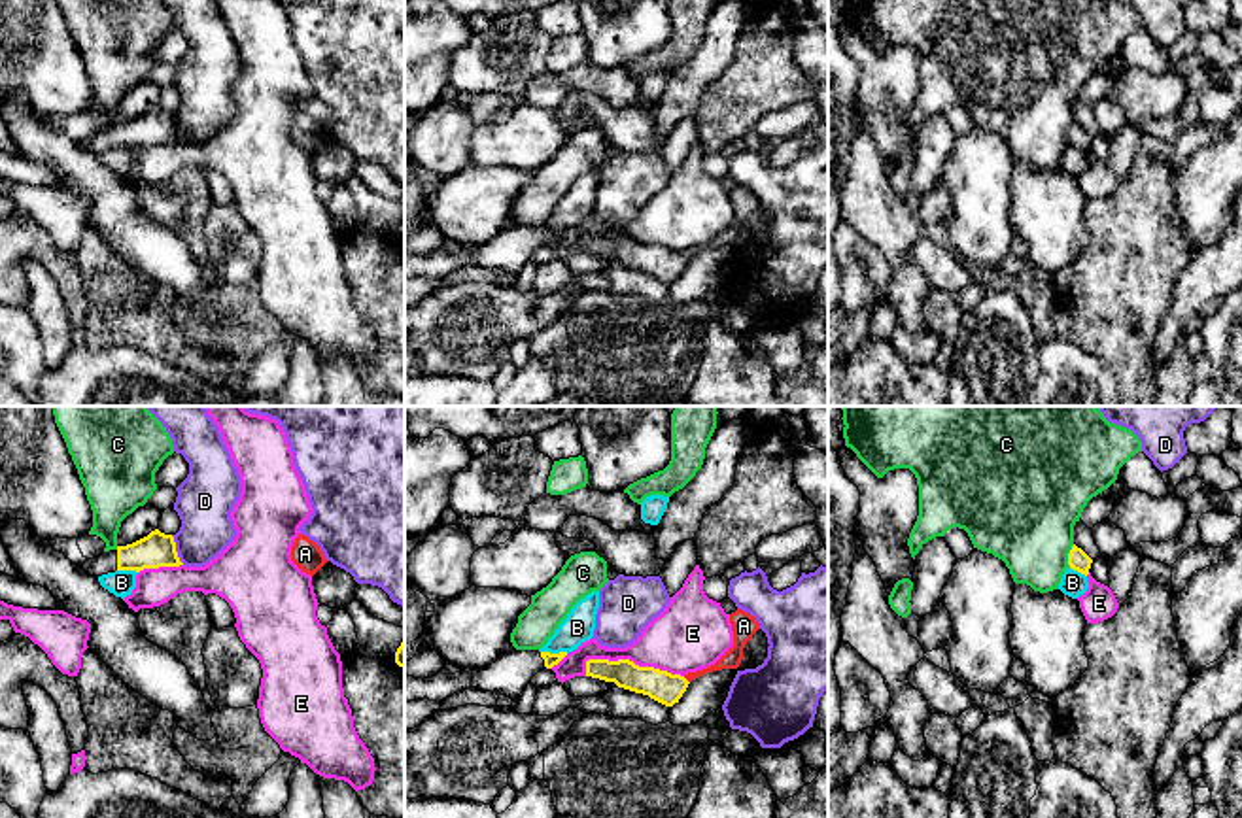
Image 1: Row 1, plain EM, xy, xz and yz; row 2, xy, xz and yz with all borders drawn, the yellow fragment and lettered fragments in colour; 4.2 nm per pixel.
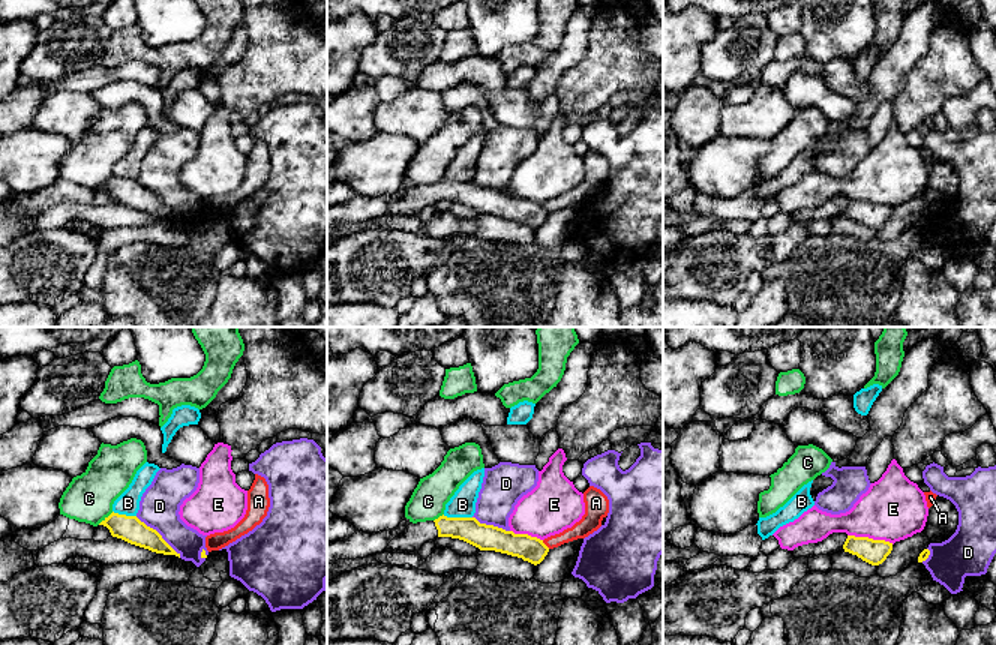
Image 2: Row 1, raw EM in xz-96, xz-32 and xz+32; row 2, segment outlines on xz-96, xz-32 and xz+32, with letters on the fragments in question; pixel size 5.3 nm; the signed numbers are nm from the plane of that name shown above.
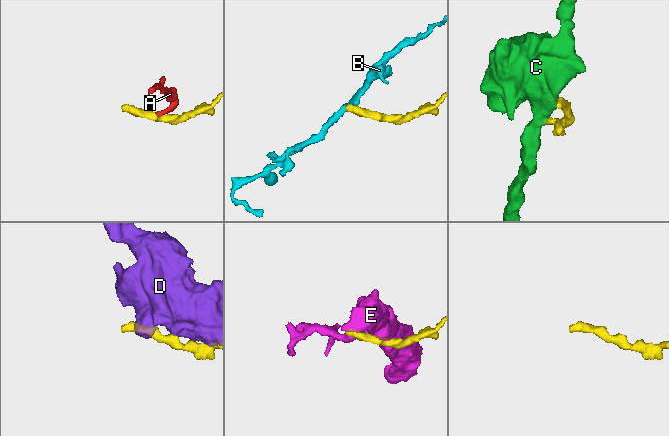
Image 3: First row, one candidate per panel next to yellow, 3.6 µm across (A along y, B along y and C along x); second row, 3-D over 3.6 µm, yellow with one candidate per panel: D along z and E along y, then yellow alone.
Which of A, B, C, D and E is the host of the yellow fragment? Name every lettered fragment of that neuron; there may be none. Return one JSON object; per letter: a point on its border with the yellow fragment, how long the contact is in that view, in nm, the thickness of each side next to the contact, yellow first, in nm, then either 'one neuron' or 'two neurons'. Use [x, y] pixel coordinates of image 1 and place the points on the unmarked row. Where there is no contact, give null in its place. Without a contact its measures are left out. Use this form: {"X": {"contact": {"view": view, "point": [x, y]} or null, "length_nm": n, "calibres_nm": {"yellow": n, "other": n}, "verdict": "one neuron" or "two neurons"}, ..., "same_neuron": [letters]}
{"A": {"contact": {"view": "xz", "point": [687, 257]}, "length_nm": 40, "calibres_nm": {"yellow": 140, "other": 80}, "verdict": "two neurons"}, "B": {"contact": {"view": "xz", "point": [554, 231]}, "length_nm": 120, "calibres_nm": {"yellow": 60, "other": 140}, "verdict": "two neurons"}, "C": {"contact": {"view": "yz", "point": [1069, 133]}, "length_nm": 100, "calibres_nm": {"yellow": 90, "other": 420}, "verdict": "two neurons"}, "D": {"contact": {"view": "xy", "point": [174, 127]}, "length_nm": 140, "calibres_nm": {"yellow": 150, "other": 240}, "verdict": "two neurons"}, "E": {"contact": {"view": "xz", "point": [632, 238]}, "length_nm": 420, "calibres_nm": {"yellow": 140, "other": 300}, "verdict": "two neurons"}, "same_neuron": []}

